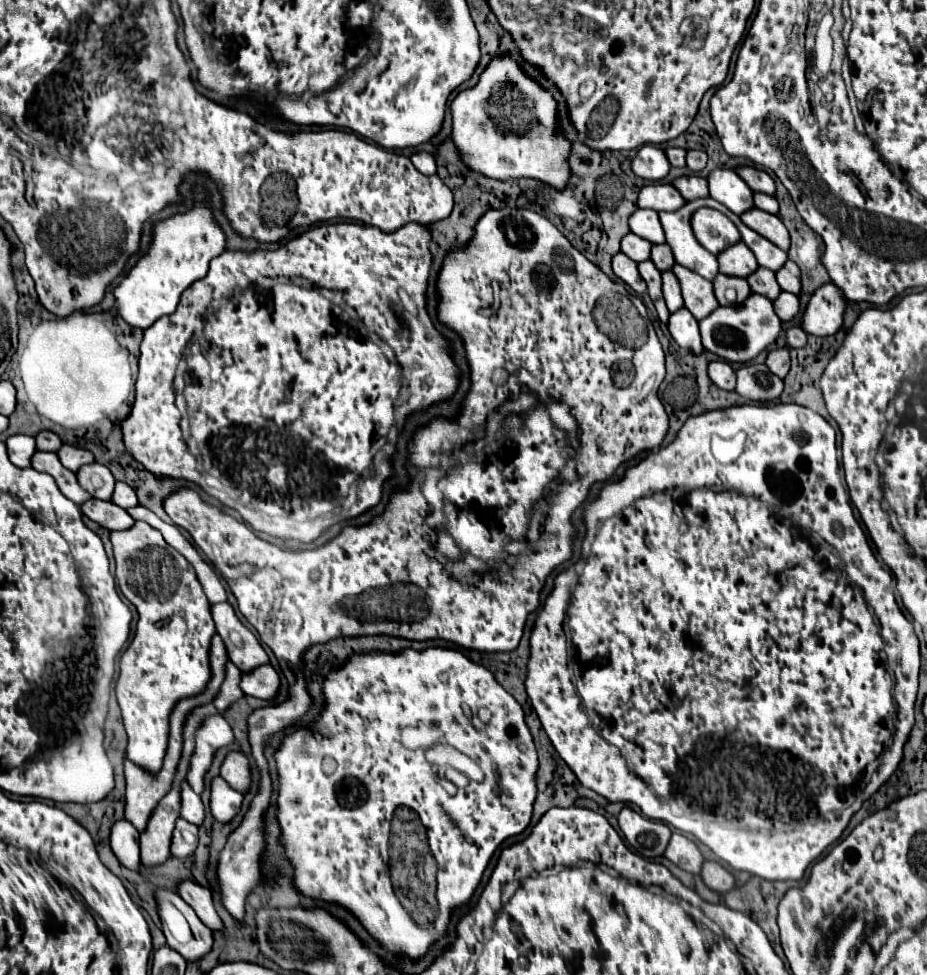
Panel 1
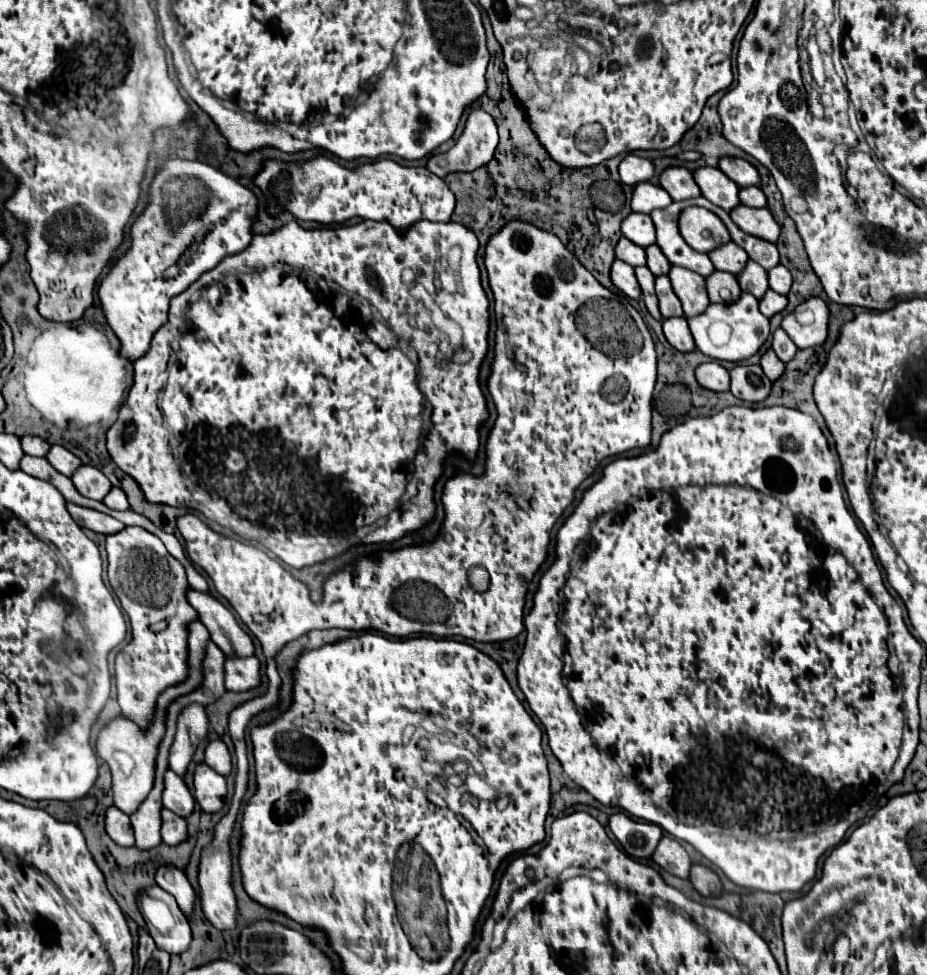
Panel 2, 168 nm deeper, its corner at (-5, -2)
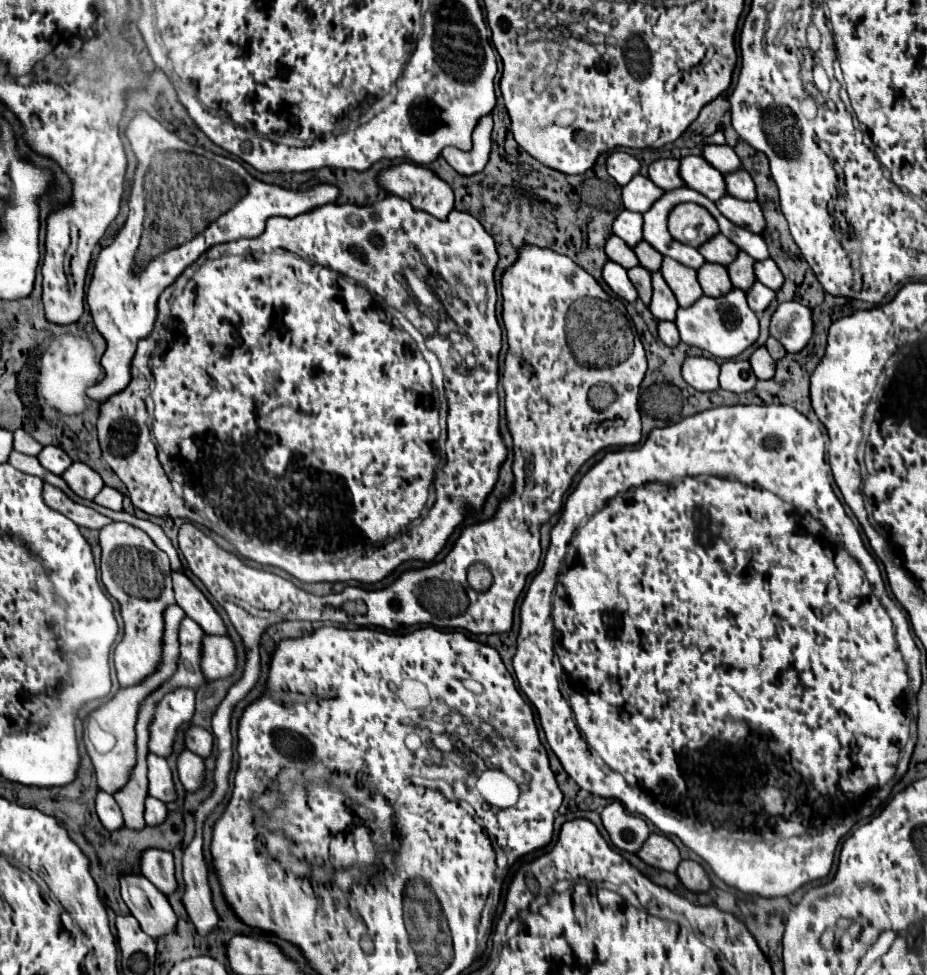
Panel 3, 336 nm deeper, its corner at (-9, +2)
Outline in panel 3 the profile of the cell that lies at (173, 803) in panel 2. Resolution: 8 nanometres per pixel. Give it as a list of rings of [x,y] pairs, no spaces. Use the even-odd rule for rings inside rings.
[[[148,752],[146,764],[148,764],[148,796],[154,796],[162,802],[176,800],[172,772],[170,772],[166,760]]]

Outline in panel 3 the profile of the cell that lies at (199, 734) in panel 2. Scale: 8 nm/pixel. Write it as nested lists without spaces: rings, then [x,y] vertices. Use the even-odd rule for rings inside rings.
[[[176,688],[168,692],[154,710],[152,722],[148,726],[150,752],[166,758],[172,752],[172,742],[176,732],[190,724],[194,714],[194,690],[192,688]]]

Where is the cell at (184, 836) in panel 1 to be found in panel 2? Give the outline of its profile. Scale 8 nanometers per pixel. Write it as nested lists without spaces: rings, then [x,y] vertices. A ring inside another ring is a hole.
[[[164,808],[162,820],[164,820],[164,828],[162,828],[162,840],[164,840],[164,844],[178,846],[178,844],[182,844],[182,842],[188,840],[188,826],[186,826],[184,818],[180,818],[174,812],[168,812]]]

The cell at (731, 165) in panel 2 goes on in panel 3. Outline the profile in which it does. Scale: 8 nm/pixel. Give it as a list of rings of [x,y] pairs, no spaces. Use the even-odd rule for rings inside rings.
[[[704,144],[702,146],[702,158],[714,166],[718,172],[734,172],[736,168],[740,168],[740,160],[736,156],[736,152],[732,148],[724,146],[716,146],[716,144]]]

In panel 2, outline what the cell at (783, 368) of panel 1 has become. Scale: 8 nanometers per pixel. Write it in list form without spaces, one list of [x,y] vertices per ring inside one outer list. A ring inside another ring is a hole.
[[[768,350],[768,352],[762,356],[760,366],[762,366],[764,374],[766,374],[770,380],[778,380],[778,378],[784,374],[784,368],[786,368],[784,362],[776,356],[774,350]]]

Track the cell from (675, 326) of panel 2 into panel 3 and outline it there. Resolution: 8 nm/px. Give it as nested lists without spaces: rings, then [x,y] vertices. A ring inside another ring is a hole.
[[[658,322],[658,336],[666,346],[678,346],[680,336],[676,332],[676,326],[672,322]]]

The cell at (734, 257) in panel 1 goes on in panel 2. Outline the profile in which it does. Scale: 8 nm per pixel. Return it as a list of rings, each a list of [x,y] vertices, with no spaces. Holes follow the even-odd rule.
[[[736,242],[722,244],[720,248],[712,250],[708,256],[710,256],[712,264],[716,266],[716,270],[724,270],[734,276],[738,276],[748,264],[748,254]]]

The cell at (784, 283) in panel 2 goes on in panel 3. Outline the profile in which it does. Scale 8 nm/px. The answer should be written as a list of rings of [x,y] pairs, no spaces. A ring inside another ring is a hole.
[[[772,258],[754,262],[754,276],[758,282],[762,282],[774,292],[780,290],[780,284],[784,284],[784,276],[780,276],[780,270],[776,268],[776,262]]]

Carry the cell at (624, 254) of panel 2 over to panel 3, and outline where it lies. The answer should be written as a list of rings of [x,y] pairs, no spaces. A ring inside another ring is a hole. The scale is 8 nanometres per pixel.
[[[610,236],[608,238],[608,242],[606,242],[606,246],[604,246],[604,250],[606,250],[606,254],[608,254],[608,258],[612,260],[612,262],[616,262],[616,264],[620,264],[622,268],[634,268],[634,266],[638,266],[638,262],[636,262],[636,256],[632,256],[632,250],[624,244],[624,240],[620,240],[618,236]]]

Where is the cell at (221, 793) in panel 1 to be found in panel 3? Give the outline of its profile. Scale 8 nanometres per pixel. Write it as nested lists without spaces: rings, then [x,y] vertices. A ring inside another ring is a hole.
[[[182,750],[178,760],[178,778],[186,790],[196,790],[204,782],[204,762],[190,750]]]

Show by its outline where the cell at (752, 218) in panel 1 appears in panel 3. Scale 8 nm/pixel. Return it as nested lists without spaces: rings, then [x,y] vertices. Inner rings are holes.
[[[722,196],[716,202],[716,208],[728,216],[730,222],[734,222],[736,226],[748,228],[754,234],[760,234],[764,230],[764,216],[760,212],[760,206],[756,206],[754,202],[744,202],[744,200],[736,200],[732,196]]]

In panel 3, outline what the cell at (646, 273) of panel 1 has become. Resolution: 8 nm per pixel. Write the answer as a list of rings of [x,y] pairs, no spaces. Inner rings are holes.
[[[630,268],[628,270],[628,278],[632,280],[632,284],[638,290],[638,298],[648,306],[648,300],[652,298],[652,284],[650,284],[650,272],[646,268]]]

